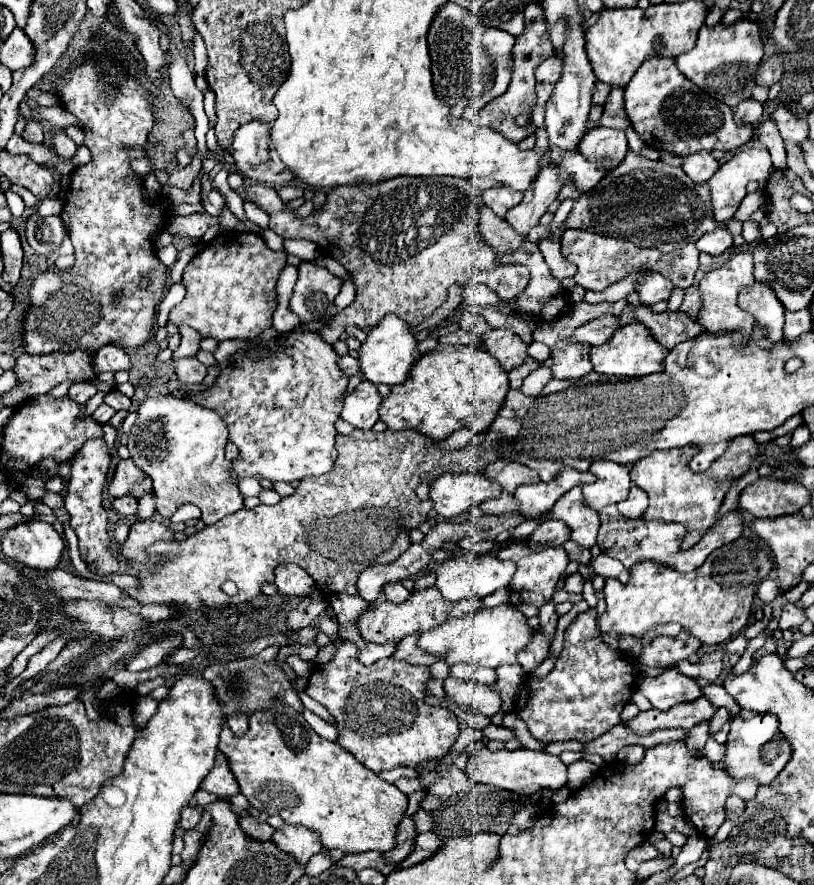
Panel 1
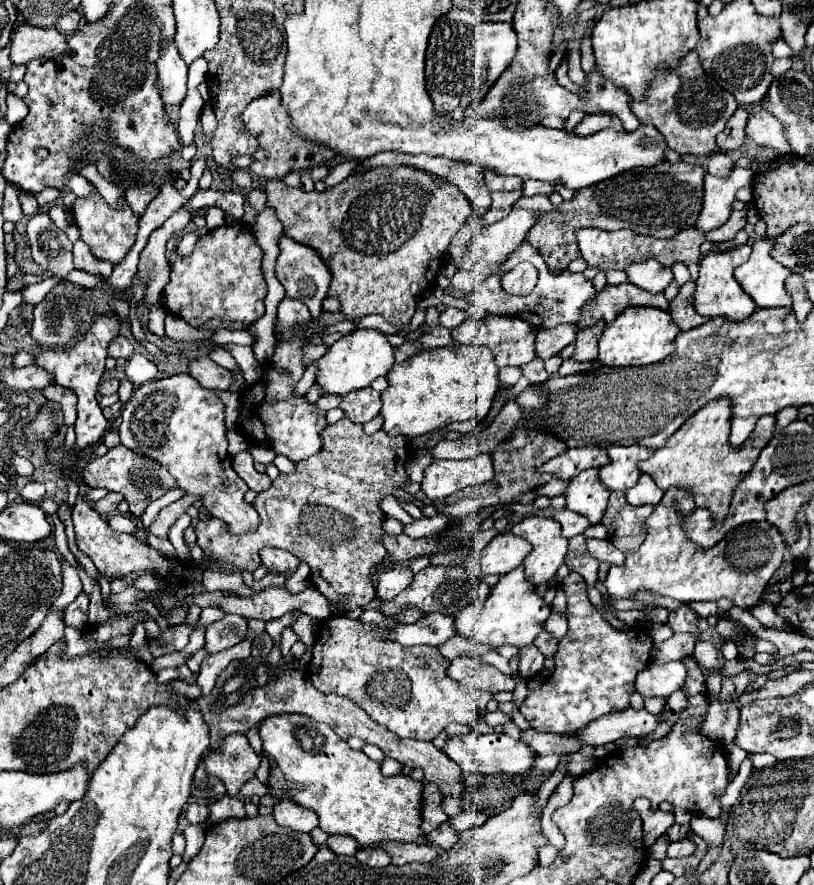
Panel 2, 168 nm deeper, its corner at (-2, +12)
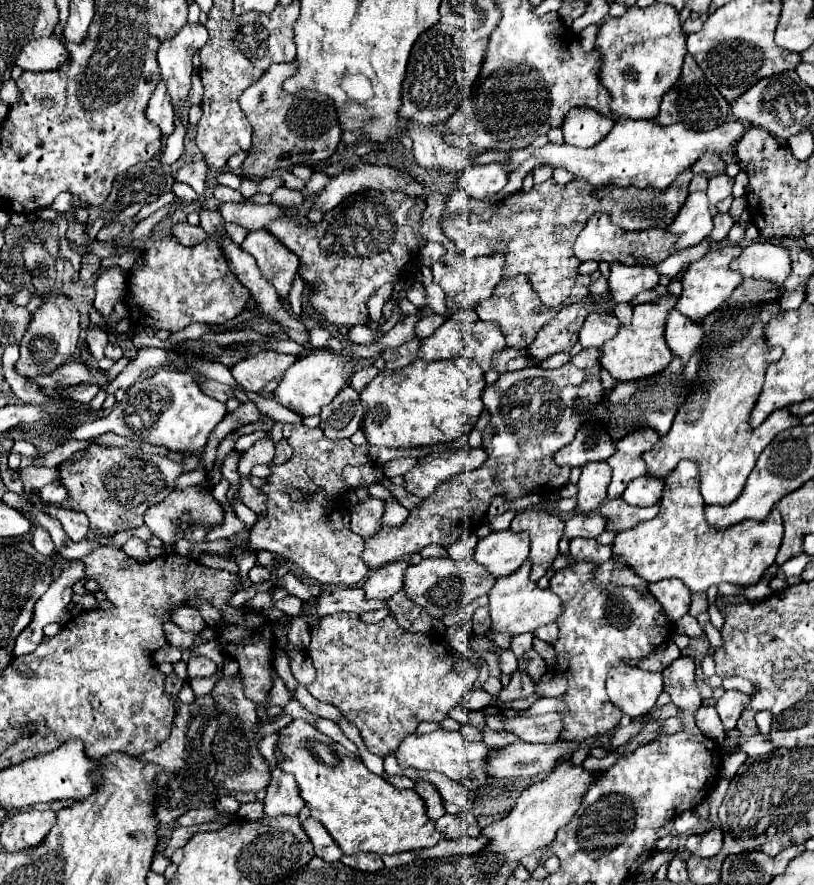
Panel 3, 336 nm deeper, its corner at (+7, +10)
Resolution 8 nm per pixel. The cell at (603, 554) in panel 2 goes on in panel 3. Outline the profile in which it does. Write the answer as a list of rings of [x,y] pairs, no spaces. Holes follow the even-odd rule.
[[[572,538],[570,540],[570,556],[576,562],[594,562],[594,564],[604,564],[612,558],[612,548],[602,546],[596,540],[588,538]]]

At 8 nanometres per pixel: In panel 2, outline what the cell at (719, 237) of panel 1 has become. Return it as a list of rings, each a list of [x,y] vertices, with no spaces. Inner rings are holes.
[[[745,208],[739,210],[739,212],[731,212],[729,220],[727,220],[721,228],[715,228],[715,230],[707,232],[705,238],[707,238],[709,242],[727,242],[727,240],[735,238],[735,234],[747,224],[745,216],[747,216],[747,210],[745,210]]]

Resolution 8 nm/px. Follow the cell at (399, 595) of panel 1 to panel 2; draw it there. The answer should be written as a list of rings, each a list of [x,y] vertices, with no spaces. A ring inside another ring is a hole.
[[[391,566],[387,570],[383,570],[377,578],[377,586],[375,586],[375,596],[379,600],[393,600],[401,590],[405,590],[413,580],[413,572],[409,566]]]

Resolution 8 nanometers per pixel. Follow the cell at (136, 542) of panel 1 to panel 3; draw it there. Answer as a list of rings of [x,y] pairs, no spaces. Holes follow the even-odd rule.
[[[188,486],[186,490],[176,490],[164,502],[148,508],[144,514],[144,524],[162,542],[176,542],[178,518],[184,510],[190,512],[190,522],[198,524],[218,524],[224,516],[222,506],[214,498],[196,486]]]

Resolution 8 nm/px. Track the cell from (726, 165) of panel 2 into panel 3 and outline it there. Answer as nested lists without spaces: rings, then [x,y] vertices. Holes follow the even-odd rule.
[[[716,174],[716,176],[710,176],[708,180],[708,200],[712,204],[718,204],[720,200],[724,200],[726,196],[732,194],[732,184],[734,184],[734,178],[726,176],[726,174]]]

